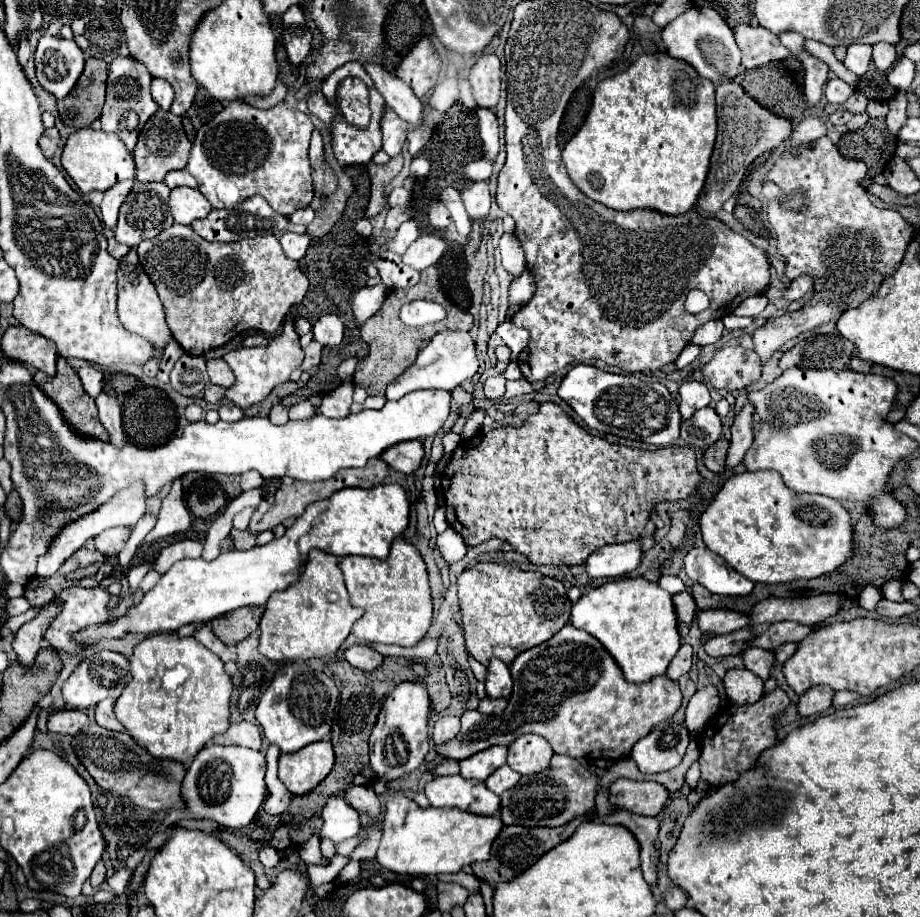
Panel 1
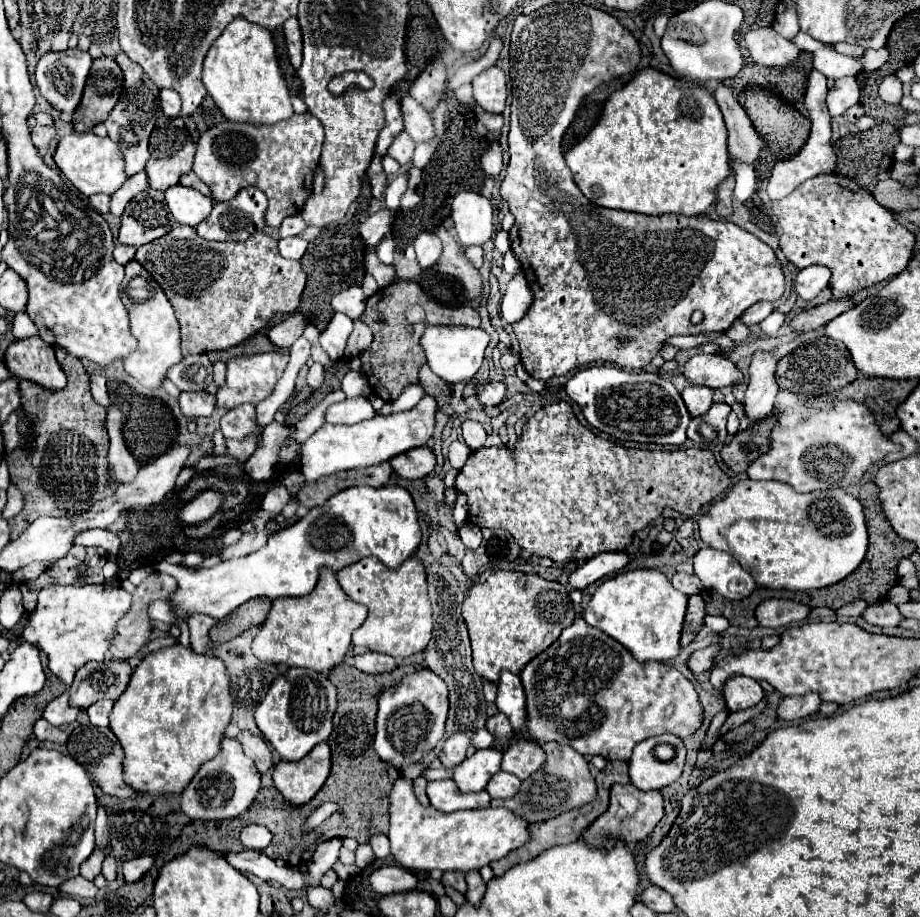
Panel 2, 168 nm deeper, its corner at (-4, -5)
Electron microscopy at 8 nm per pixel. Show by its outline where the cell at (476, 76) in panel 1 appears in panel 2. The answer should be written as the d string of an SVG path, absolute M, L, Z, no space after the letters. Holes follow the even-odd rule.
M489 67L473 79L473 97L489 113L503 113L505 109L505 73L501 67Z

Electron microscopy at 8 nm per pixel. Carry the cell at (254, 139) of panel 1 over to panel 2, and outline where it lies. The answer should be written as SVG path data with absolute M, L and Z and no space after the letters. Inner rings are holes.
M311 113L293 115L277 125L223 121L207 129L197 141L193 171L211 187L213 201L231 201L243 187L259 187L269 199L265 221L269 227L279 227L285 217L299 213L311 195L321 145L323 125Z

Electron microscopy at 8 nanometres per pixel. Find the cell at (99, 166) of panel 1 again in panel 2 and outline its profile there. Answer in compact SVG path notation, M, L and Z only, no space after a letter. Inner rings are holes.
M93 131L65 135L57 145L53 161L61 169L61 173L87 197L95 193L113 195L127 179L119 145L115 145L115 141L111 141L109 137L97 137Z

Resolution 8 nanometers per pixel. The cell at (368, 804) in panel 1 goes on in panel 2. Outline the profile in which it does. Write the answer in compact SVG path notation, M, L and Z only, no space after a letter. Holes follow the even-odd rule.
M373 835L371 839L369 839L369 843L371 843L371 847L373 847L373 851L375 851L375 855L379 857L379 859L385 859L389 853L391 853L391 849L389 849L389 839L385 837L385 835Z

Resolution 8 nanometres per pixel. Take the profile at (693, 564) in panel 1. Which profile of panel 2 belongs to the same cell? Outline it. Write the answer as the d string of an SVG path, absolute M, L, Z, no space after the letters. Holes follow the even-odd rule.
M703 547L695 553L693 567L707 589L727 599L745 599L755 589L753 577L725 551Z

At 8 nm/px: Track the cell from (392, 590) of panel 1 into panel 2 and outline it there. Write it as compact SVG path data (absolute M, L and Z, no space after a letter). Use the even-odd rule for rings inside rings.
M413 555L407 561L403 561L401 567L389 569L385 567L377 557L365 557L337 573L337 581L341 589L347 593L349 599L355 603L363 603L369 609L369 617L365 623L355 629L353 633L353 645L363 645L369 651L385 653L391 657L411 657L427 647L433 635L433 617L431 617L431 603L427 597L427 577L425 577L425 567L423 563Z

